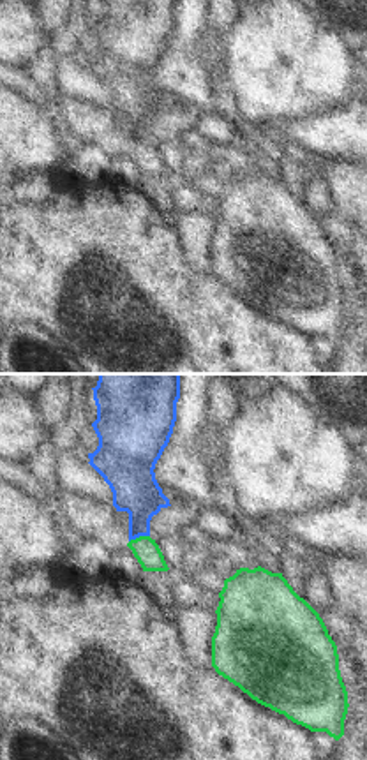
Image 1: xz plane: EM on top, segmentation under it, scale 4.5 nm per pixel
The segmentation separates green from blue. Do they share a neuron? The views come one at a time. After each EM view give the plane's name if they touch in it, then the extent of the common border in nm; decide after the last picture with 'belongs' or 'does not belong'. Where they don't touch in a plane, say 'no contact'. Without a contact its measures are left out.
meets green in xz; contact 100 nm long

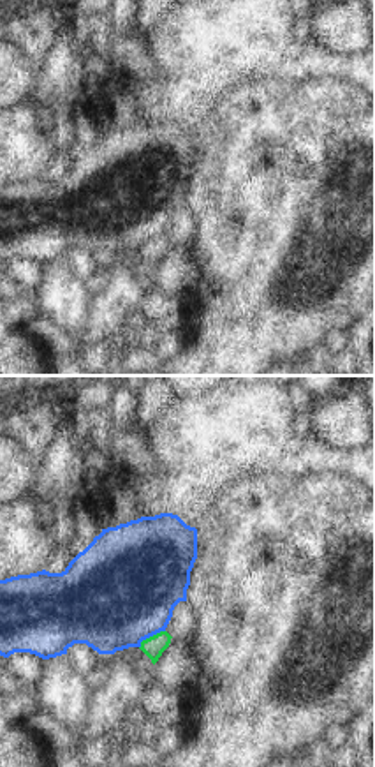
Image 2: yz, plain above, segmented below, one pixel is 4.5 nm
meets green in yz; contact 150 nm long

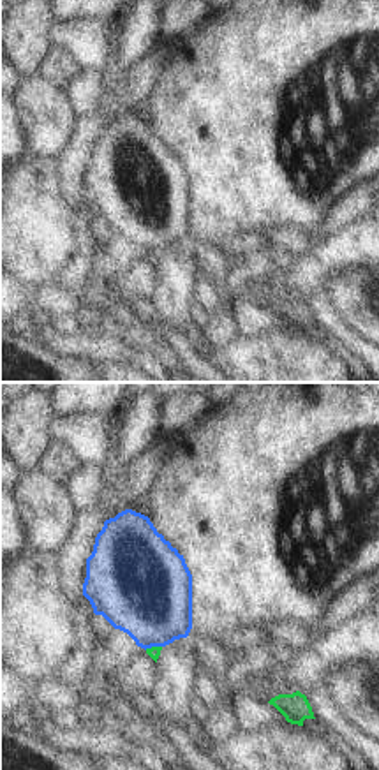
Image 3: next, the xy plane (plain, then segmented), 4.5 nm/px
meets green in xy; contact 80 nm long

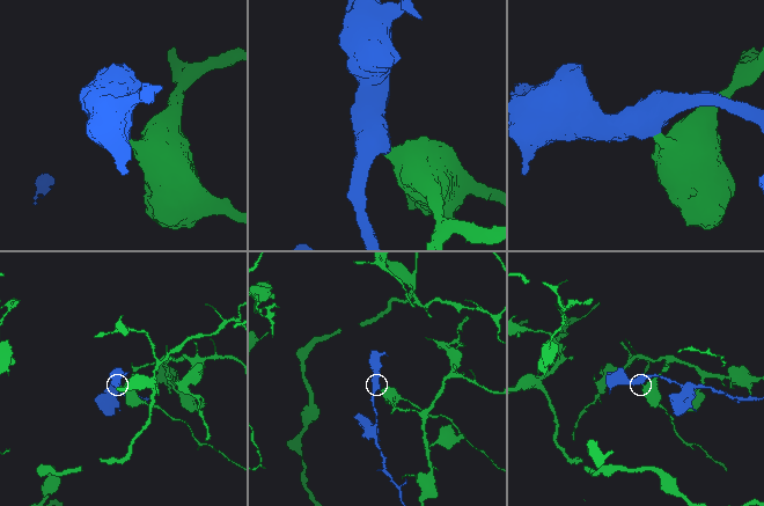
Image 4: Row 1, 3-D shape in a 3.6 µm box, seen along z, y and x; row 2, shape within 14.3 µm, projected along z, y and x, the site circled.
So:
does not belong

